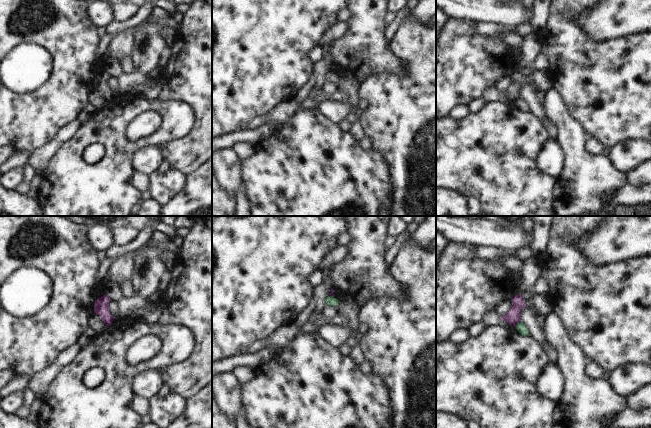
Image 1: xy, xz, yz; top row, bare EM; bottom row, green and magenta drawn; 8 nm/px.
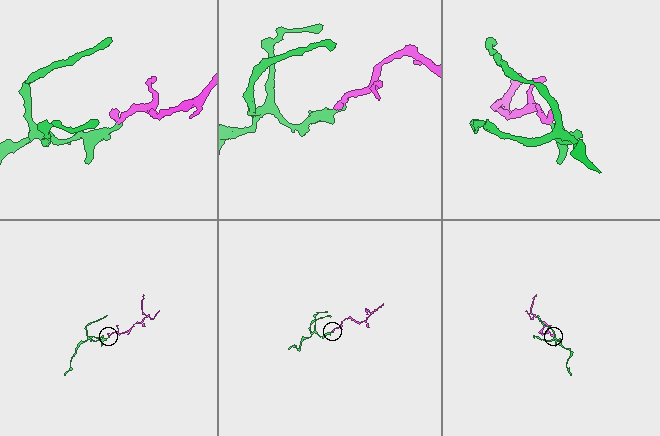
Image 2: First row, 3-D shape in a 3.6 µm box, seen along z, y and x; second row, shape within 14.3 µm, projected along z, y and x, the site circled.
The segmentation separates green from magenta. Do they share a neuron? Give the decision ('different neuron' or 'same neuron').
different neuron

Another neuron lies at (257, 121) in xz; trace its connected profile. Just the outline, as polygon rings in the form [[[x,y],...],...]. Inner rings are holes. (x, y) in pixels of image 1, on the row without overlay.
[[[265,114],[261,117],[256,117],[251,120],[251,122],[248,125],[249,129],[254,129],[262,124],[268,123],[268,114]]]

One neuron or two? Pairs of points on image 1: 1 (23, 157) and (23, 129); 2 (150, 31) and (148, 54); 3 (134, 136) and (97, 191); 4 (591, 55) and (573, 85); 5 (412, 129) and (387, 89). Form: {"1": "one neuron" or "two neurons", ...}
{"1": "two neurons", "2": "one neuron", "3": "two neurons", "4": "one neuron", "5": "one neuron"}

